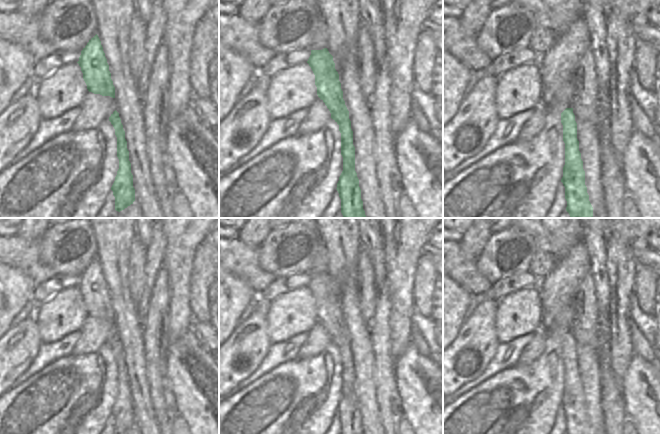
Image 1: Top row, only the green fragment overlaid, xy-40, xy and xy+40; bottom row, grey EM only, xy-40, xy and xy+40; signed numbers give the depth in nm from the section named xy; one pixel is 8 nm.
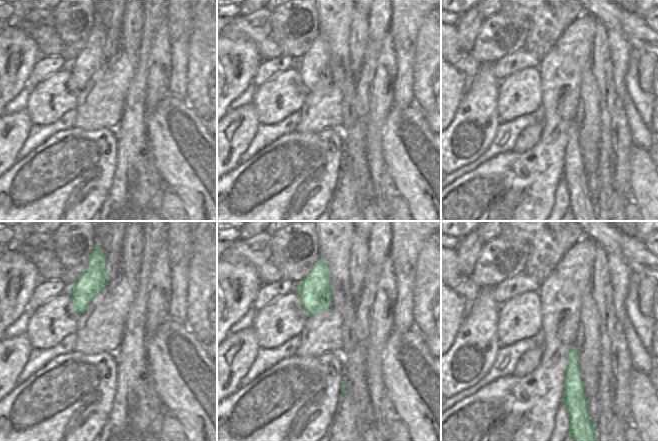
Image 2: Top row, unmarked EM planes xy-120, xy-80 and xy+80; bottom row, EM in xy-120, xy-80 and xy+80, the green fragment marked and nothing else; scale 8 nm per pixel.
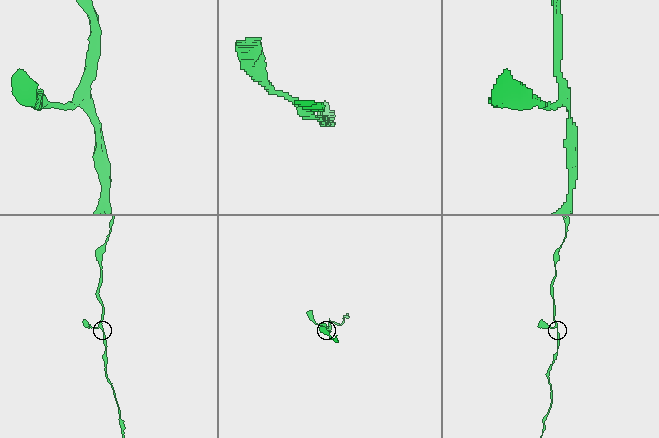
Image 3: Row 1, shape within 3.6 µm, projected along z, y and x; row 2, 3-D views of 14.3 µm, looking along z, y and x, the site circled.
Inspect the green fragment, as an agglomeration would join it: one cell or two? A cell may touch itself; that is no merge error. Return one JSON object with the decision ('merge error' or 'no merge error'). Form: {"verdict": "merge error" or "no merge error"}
{"verdict": "no merge error"}

